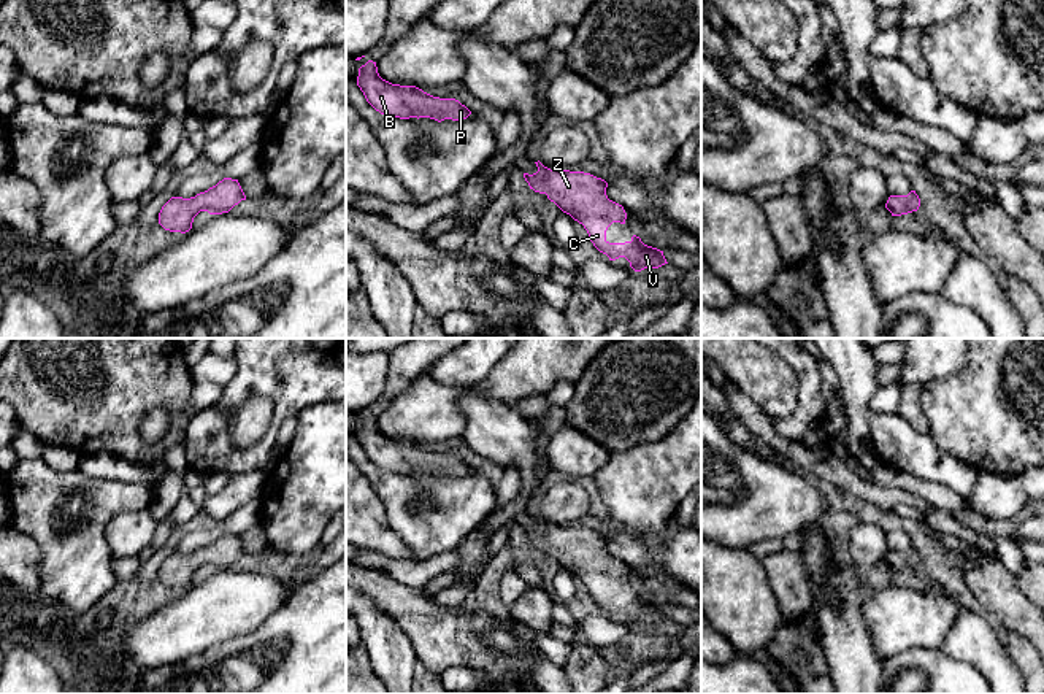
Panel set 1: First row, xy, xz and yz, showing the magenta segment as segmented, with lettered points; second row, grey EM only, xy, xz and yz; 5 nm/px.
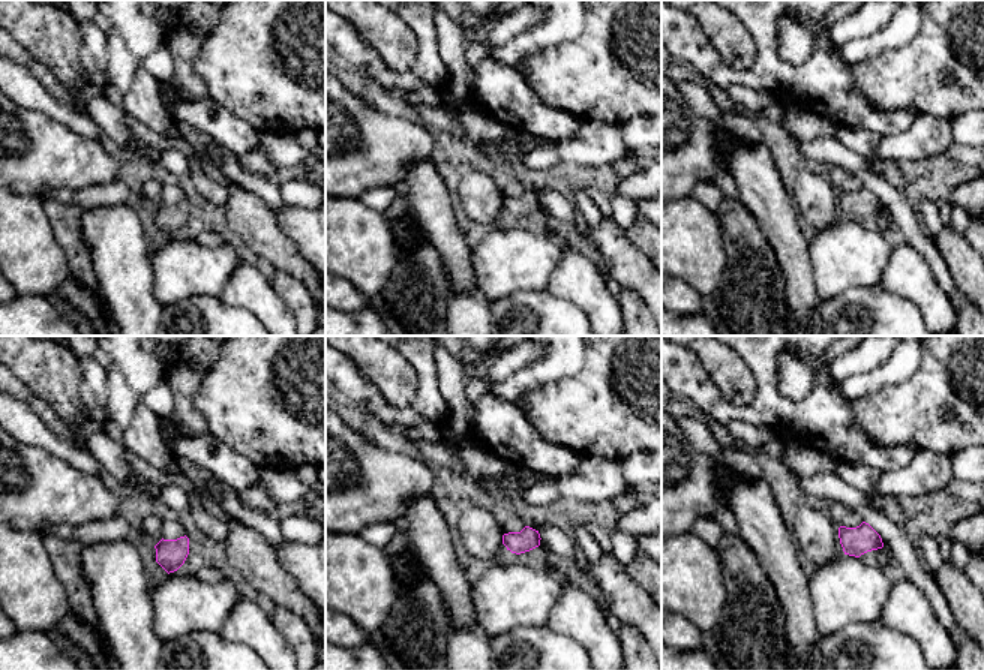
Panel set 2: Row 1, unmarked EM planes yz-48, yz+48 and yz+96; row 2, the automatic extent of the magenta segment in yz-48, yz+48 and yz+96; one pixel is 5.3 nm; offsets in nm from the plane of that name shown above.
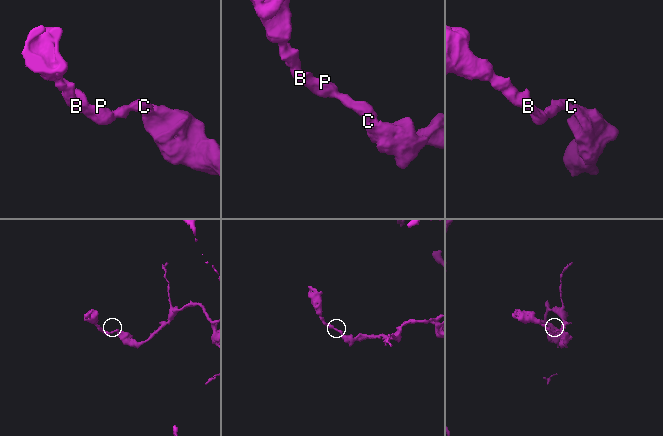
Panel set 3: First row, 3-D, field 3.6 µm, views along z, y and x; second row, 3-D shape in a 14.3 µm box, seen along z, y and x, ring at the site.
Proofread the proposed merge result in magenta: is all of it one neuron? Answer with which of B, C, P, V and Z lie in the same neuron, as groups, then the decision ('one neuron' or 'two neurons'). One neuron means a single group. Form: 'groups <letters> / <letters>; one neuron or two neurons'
groups B C P V Z; one neuron

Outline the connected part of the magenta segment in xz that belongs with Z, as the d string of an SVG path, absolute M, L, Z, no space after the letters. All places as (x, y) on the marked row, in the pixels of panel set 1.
M539 160L535 164L536 173L524 173L530 189L546 194L563 213L582 224L593 246L609 260L625 257L635 272L668 264L663 251L644 245L636 235L625 243L606 240L608 227L612 222L625 224L627 213L622 205L608 199L605 179L584 172L551 170Z

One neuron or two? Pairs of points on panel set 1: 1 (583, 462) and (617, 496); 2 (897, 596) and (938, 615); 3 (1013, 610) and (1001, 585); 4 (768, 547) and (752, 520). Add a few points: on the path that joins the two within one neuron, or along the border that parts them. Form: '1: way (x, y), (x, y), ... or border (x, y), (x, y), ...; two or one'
1: border (611, 453), (610, 459), (592, 475); two
2: way (906, 605), (916, 615), (928, 615); one
3: way (1008, 604), (1001, 591); one
4: border (781, 539), (763, 539), (748, 548); two

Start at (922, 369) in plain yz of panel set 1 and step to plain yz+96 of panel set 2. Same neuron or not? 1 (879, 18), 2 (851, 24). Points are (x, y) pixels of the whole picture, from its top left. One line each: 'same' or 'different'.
1: different
2: different

